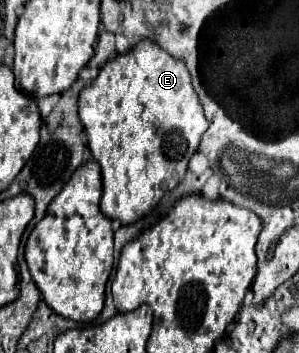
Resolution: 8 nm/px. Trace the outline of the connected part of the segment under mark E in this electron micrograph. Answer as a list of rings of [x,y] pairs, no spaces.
[[[141,40],[129,52],[107,60],[91,86],[81,90],[81,110],[89,150],[101,166],[103,198],[101,212],[123,224],[133,224],[145,216],[165,192],[173,190],[185,176],[189,158],[197,152],[201,134],[207,130],[207,120],[197,92],[191,84],[189,70],[183,60],[173,58],[151,40]]]

